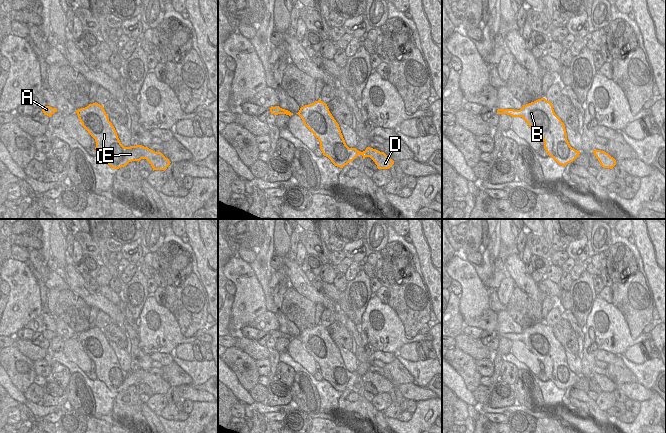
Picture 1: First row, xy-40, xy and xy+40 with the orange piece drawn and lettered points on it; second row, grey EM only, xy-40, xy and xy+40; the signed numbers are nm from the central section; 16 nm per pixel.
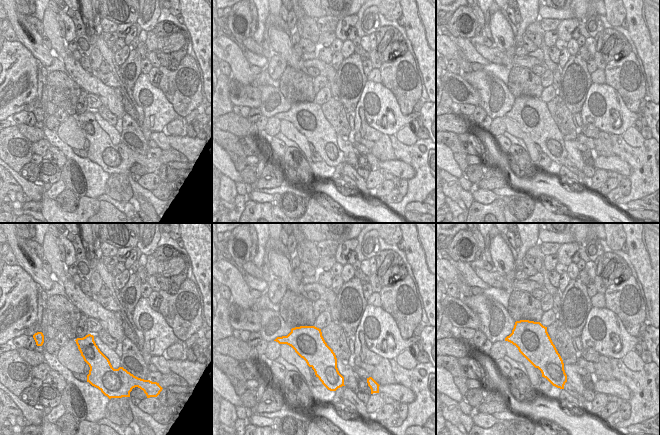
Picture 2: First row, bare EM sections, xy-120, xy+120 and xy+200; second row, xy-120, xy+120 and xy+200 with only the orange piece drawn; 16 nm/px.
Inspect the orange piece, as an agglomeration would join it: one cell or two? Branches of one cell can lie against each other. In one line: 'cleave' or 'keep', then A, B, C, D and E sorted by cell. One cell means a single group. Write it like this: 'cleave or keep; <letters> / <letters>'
keep; A B C D E

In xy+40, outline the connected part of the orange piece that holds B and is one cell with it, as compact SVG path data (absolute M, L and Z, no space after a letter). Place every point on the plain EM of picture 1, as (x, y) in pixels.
M545 322L523 329L520 334L498 333L498 338L522 341L544 365L544 373L559 389L573 386L580 375L572 372L567 364L565 349L555 338L553 329Z

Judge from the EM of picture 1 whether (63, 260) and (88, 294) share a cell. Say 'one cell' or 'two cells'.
two cells

